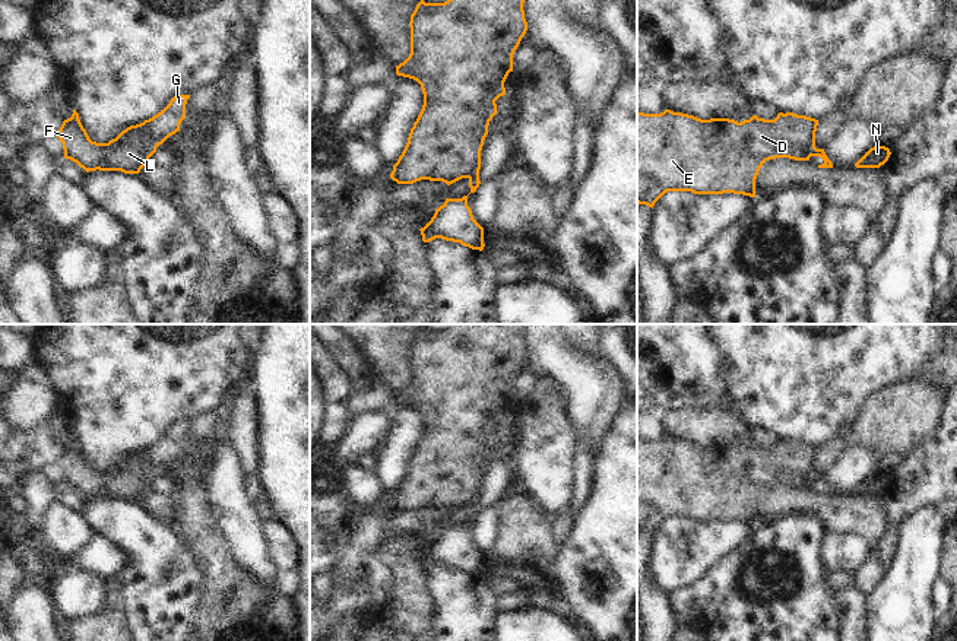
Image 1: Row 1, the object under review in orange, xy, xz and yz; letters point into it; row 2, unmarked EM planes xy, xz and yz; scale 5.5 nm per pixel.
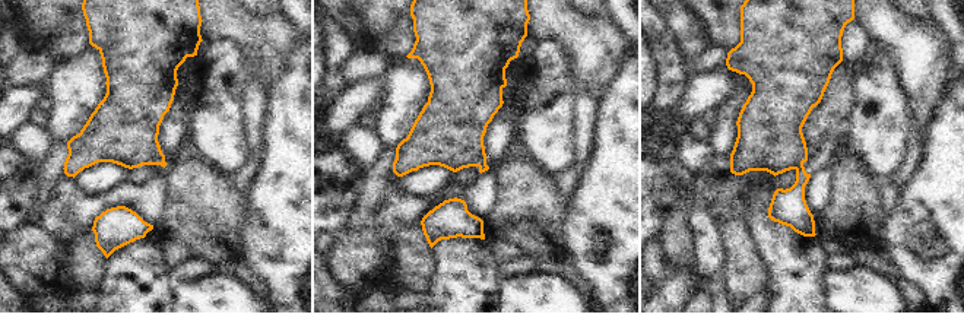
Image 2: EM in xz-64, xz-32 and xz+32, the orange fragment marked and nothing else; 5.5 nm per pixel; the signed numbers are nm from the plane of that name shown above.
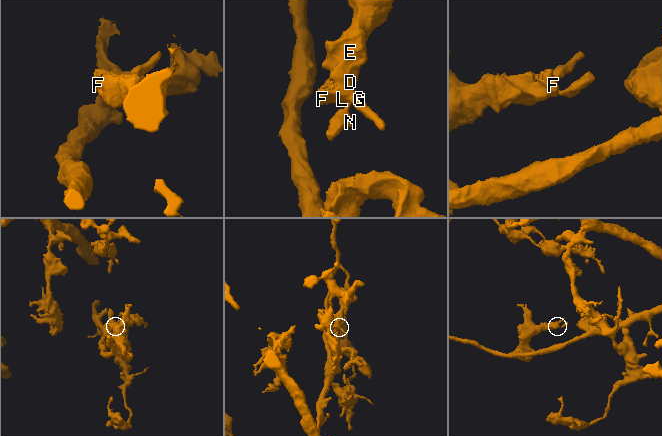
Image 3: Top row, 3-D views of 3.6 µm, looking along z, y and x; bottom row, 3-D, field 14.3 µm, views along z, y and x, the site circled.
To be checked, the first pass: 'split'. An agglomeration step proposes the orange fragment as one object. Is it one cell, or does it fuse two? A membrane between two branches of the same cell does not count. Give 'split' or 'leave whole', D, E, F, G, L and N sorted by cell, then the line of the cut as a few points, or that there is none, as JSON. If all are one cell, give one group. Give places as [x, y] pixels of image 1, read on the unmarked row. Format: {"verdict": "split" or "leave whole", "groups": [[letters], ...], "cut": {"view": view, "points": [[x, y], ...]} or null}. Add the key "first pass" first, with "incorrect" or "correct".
{"first pass": "correct", "verdict": "split", "groups": [["D", "E", "F", "G", "L"], ["N"]], "cut": {"view": "xz", "points": [[478, 497], [468, 504]]}}

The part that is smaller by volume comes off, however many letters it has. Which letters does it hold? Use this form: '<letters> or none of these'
N

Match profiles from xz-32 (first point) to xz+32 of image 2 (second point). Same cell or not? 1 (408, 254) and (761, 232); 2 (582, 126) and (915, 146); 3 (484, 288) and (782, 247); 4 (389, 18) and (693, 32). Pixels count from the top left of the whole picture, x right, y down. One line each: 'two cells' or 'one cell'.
1: two cells
2: one cell
3: one cell
4: two cells

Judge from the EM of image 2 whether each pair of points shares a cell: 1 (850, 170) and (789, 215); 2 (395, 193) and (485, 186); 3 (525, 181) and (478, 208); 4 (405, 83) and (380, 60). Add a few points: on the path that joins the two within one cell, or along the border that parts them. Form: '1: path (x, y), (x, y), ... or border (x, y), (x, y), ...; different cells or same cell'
1: border (839, 155), (828, 167); different cells
2: path (417, 203), (433, 202), (449, 192), (463, 192); same cell
3: border (495, 171), (495, 205), (484, 221); different cells
4: border (395, 57), (393, 63), (377, 78); different cells

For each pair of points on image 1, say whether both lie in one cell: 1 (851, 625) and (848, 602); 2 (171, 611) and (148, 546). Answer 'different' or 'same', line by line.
1: same
2: same

